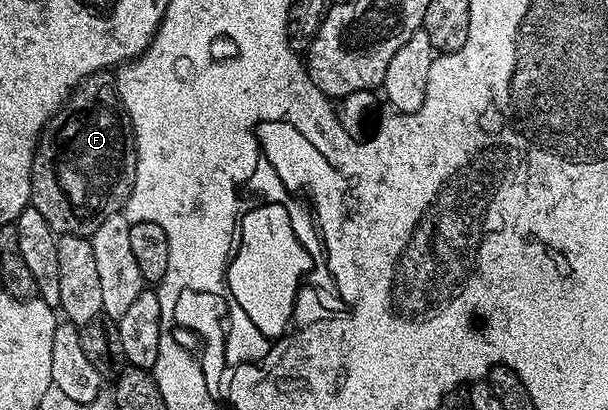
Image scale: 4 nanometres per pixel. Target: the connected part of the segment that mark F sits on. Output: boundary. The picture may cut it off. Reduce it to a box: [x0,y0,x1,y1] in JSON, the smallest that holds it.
[30,72,135,238]

